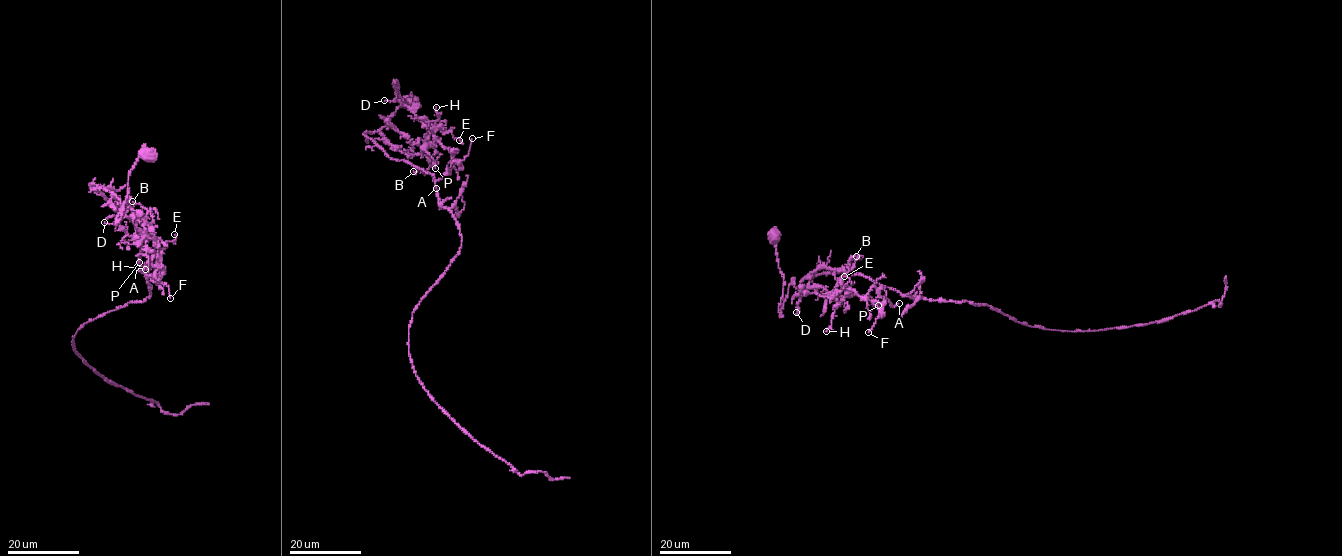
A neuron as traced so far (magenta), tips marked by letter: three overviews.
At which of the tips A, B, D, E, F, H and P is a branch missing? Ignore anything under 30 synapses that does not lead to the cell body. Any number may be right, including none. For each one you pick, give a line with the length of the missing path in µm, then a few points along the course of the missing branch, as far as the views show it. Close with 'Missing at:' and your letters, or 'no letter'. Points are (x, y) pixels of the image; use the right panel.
Missing at: no letter

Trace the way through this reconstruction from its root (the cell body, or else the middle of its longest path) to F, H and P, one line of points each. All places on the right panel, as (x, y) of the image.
F: (773, 236), (780, 312), (792, 280), (796, 287), (824, 266), (840, 269), (841, 286), (882, 315), (868, 332)
H: (773, 236), (784, 281), (781, 312), (792, 280), (796, 287), (825, 266), (846, 273), (826, 331)
P: (773, 236), (784, 281), (780, 312), (792, 280), (796, 287), (805, 277), (831, 296), (869, 295), (878, 305)

